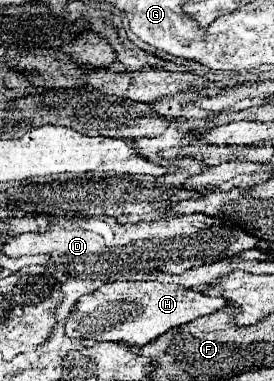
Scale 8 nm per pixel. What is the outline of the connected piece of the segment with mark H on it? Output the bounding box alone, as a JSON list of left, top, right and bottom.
[74,282,228,346]

